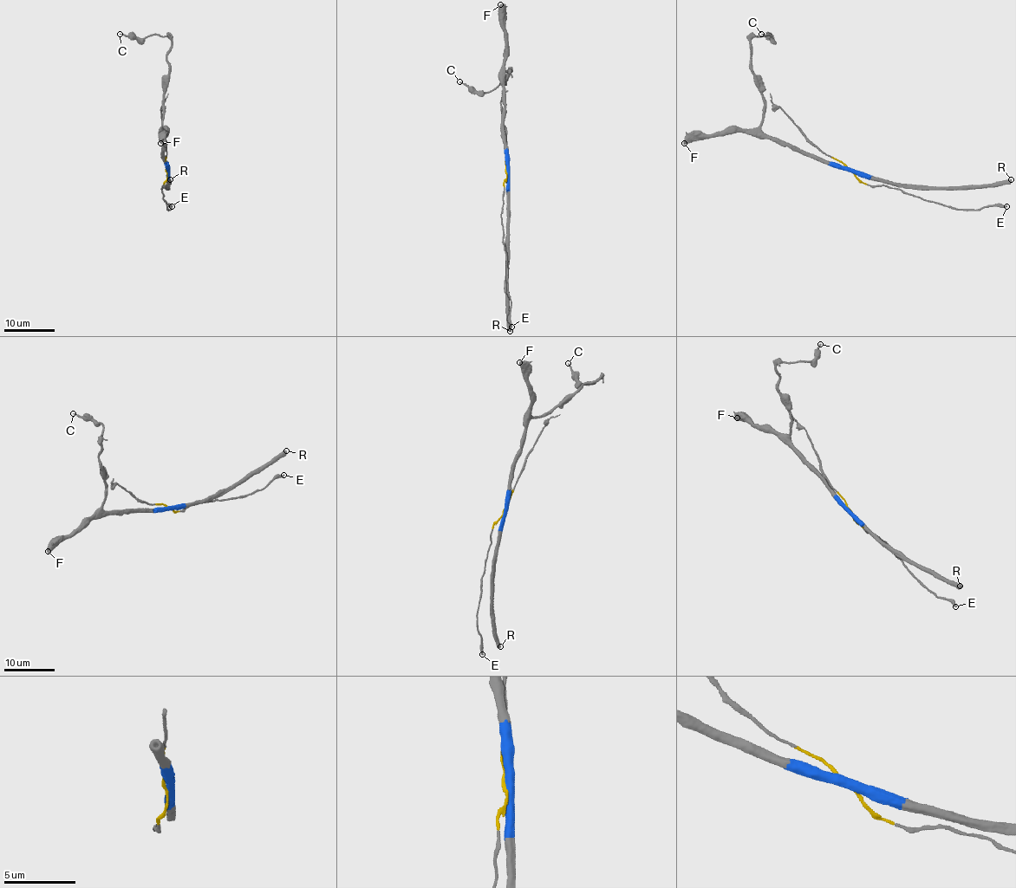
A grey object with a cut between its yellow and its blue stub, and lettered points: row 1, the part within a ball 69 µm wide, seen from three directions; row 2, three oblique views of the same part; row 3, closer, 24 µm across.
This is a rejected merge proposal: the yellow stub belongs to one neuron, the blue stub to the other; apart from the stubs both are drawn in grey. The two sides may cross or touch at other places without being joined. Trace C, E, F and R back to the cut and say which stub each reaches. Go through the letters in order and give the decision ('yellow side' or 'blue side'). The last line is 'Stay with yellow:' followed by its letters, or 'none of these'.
C: blue side
E: yellow side
F: blue side
R: blue side
Stay with yellow: E

